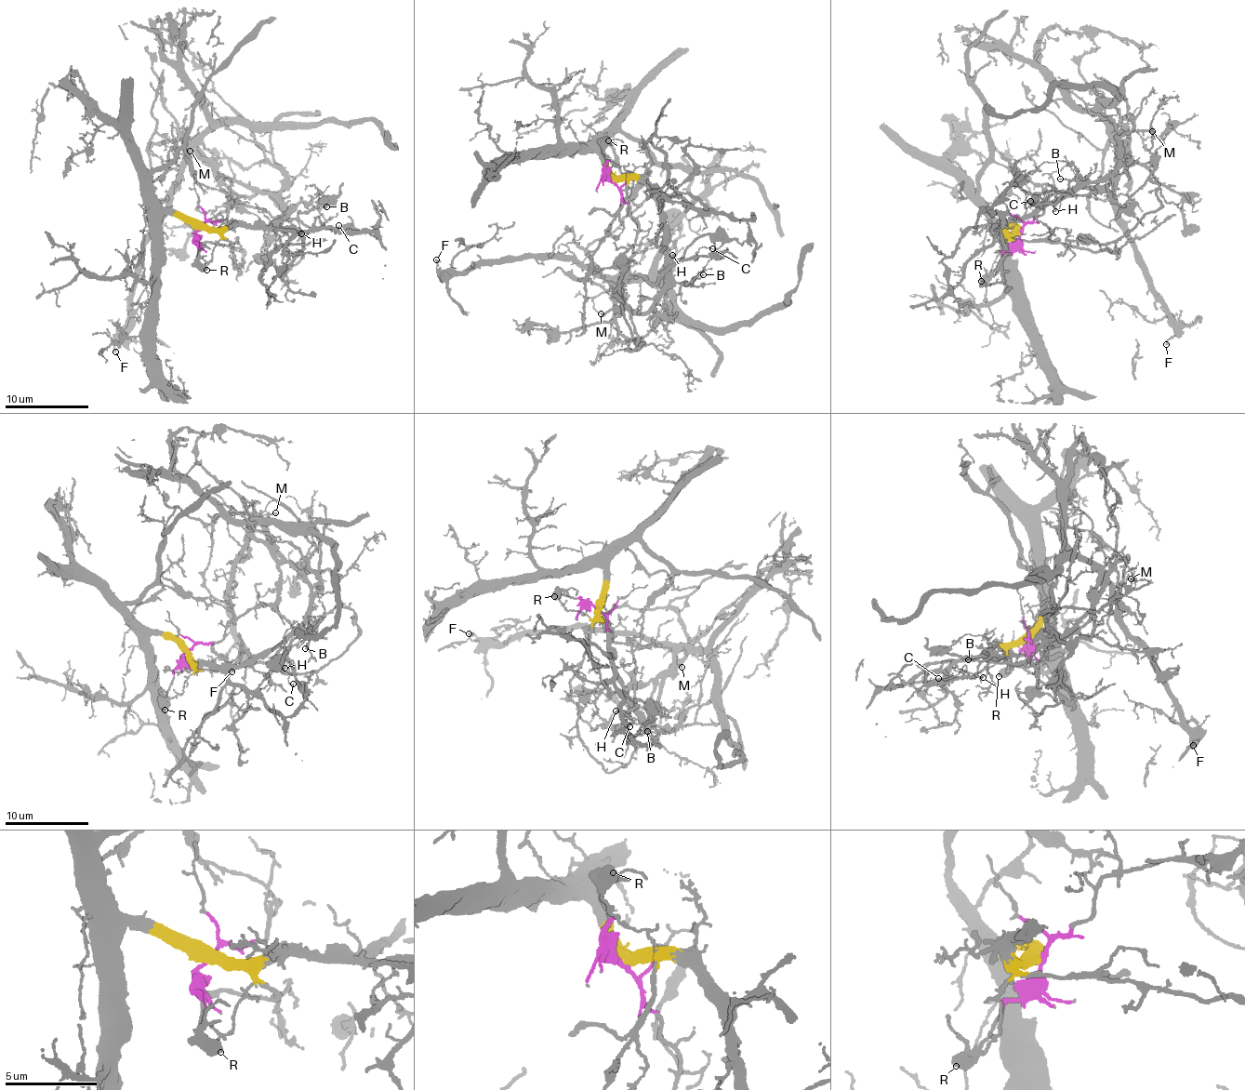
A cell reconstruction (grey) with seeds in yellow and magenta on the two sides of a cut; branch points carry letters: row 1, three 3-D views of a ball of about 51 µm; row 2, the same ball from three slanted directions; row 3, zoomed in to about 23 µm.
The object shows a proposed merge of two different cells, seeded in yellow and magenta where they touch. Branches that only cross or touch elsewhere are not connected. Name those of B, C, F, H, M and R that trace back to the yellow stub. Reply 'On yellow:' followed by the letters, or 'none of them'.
On yellow: B

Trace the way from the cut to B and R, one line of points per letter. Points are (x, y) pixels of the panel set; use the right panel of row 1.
B: (1018, 233), (1004, 232), (1017, 219), (1034, 216), (1056, 203), (1080, 178), (1076, 173), (1059, 178)
R: (1018, 233), (1013, 247), (1000, 255), (998, 267), (980, 282)

